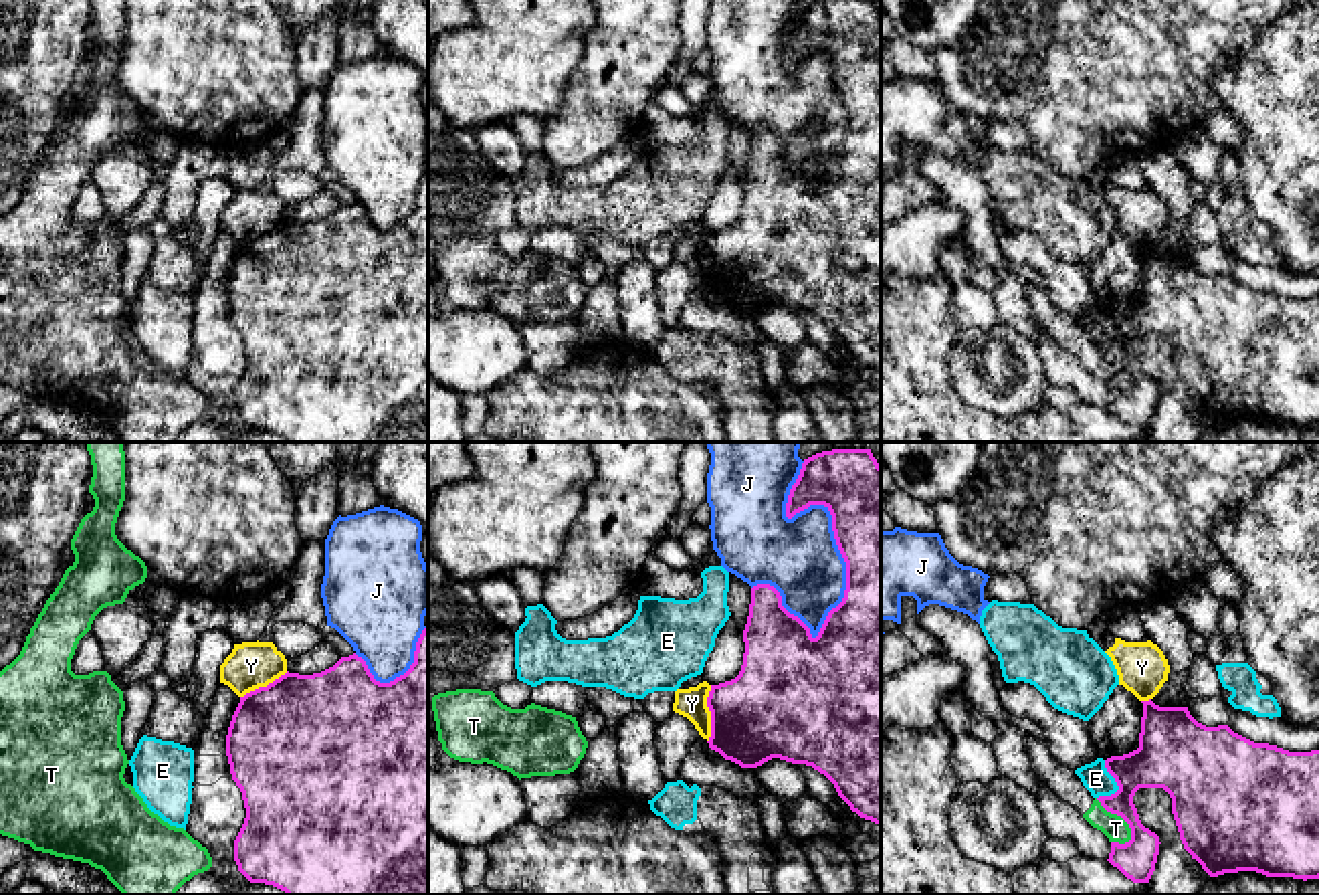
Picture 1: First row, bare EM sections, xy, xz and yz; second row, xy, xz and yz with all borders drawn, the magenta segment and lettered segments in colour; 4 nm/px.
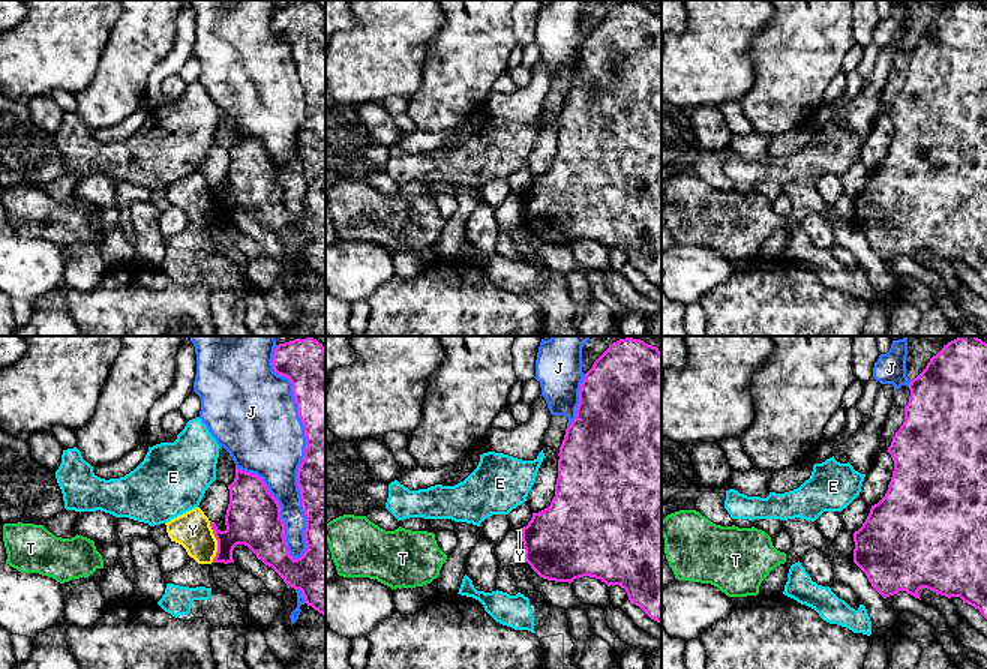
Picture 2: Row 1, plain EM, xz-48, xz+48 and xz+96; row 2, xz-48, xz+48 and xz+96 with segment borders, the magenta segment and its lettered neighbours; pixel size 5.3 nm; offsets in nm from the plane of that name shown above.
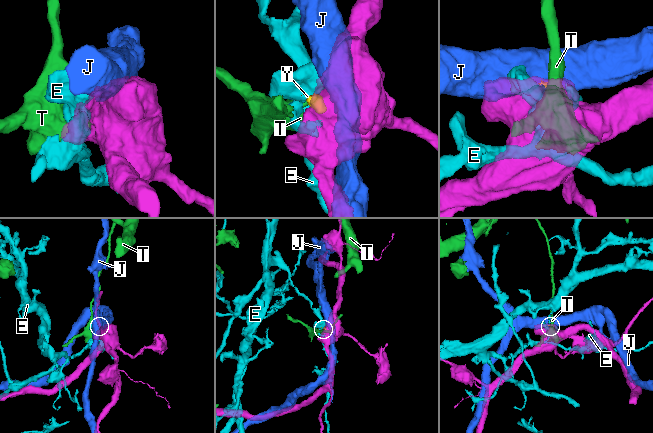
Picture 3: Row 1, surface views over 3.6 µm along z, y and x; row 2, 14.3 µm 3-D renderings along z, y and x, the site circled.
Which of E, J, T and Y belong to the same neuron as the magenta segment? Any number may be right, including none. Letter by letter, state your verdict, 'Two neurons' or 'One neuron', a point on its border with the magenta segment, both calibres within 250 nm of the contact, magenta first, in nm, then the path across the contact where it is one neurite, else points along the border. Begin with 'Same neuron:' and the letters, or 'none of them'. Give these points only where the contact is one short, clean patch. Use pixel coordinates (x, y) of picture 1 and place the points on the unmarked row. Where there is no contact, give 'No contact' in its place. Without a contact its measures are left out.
Same neuron: none of them
E: Two neurons. Touches magenta at yz (1118, 332). Thickness 280 nm (magenta) against 110 nm
J: Two neurons. Touches magenta at xz (833, 75). Thickness 380 nm (magenta) against 320 nm
T: Two neurons. Touches magenta at yz (1122, 364). Thickness 190 nm (magenta) against 100 nm. Boundary: yz (1095, 346), (1128, 372), (1128, 390)
Y: Two neurons. Touches magenta at xz (712, 261). Thickness 400 nm (magenta) against 120 nm. Boundary: xz (712, 233), (707, 245), (707, 289)

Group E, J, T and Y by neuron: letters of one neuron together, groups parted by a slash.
E / J / T / Y

